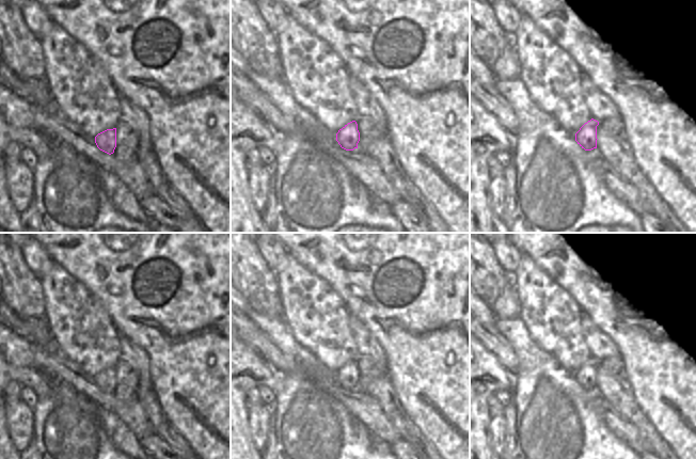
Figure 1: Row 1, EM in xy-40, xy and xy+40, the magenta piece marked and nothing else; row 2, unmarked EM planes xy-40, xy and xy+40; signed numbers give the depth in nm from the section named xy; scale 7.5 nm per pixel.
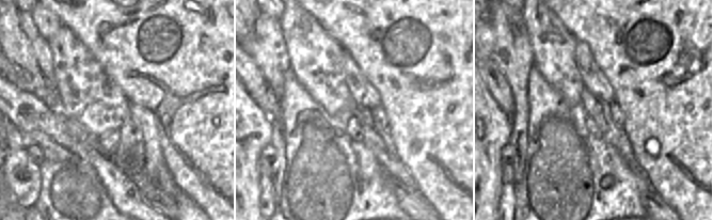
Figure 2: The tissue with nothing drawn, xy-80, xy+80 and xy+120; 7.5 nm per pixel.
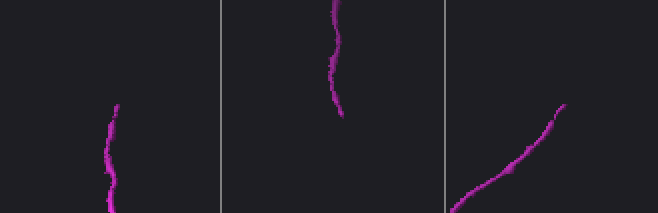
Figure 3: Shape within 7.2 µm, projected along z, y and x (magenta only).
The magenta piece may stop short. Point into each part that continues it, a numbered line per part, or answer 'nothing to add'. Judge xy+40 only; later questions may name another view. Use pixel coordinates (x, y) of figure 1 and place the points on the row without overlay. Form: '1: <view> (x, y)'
1: xy+40 (600, 370)

